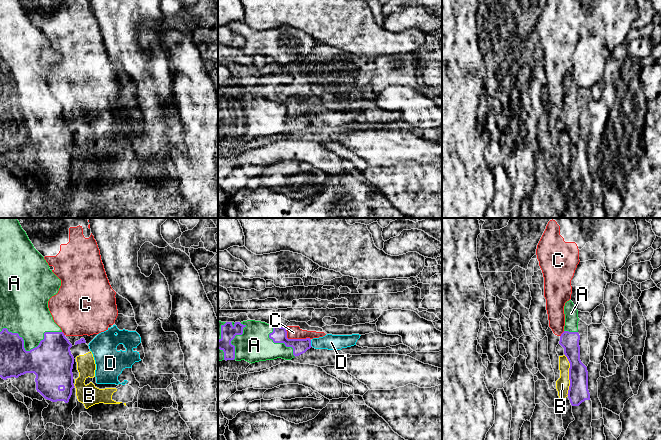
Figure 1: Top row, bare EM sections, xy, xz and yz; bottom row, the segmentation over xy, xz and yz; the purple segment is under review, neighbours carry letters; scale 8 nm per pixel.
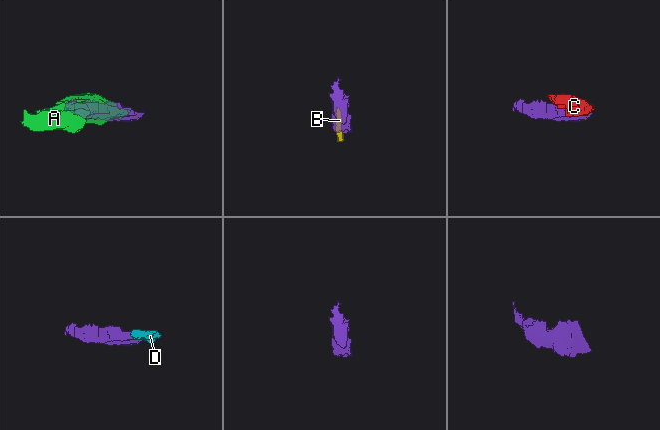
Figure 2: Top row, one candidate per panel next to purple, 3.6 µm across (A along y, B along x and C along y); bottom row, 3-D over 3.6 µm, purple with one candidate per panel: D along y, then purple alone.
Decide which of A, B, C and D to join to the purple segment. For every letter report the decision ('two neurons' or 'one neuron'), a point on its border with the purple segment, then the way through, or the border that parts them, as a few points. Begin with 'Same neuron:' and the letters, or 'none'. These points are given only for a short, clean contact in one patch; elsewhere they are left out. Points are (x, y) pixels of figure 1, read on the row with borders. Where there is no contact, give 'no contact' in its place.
Same neuron: A
A: one neuron; meets purple in xy at (28, 351)
B: two neurons; meets purple in yz at (569, 375); border along yz (564, 355), (569, 363), (568, 395)
C: two neurons; meets purple in xz at (294, 339); border along xz (285, 328), (288, 338), (310, 338)
D: two neurons; meets purple in xz at (310, 343); border along xz (310, 340), (312, 346)

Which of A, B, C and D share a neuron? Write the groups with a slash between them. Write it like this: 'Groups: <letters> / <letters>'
Groups: A / B C D

